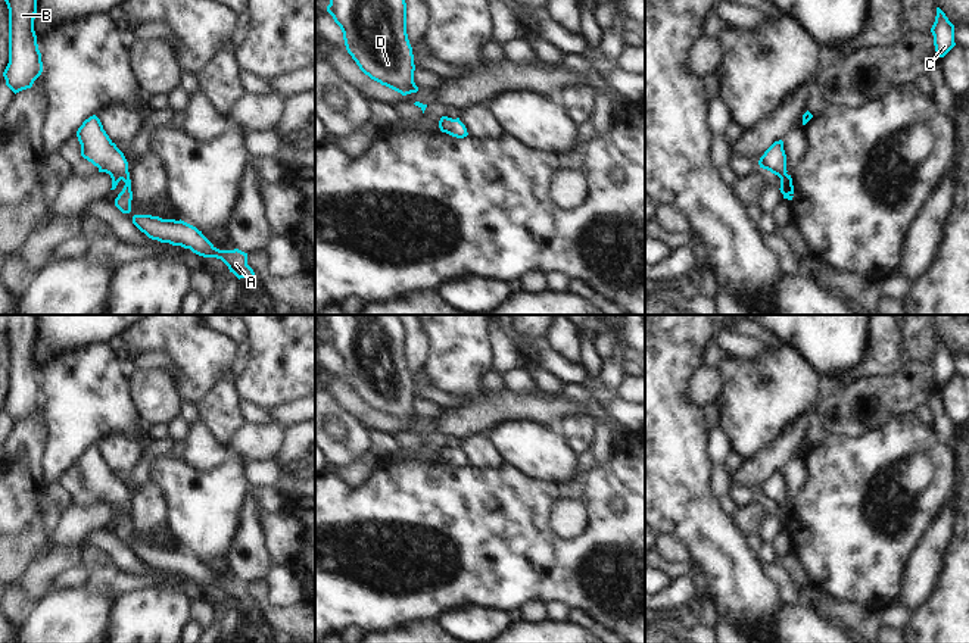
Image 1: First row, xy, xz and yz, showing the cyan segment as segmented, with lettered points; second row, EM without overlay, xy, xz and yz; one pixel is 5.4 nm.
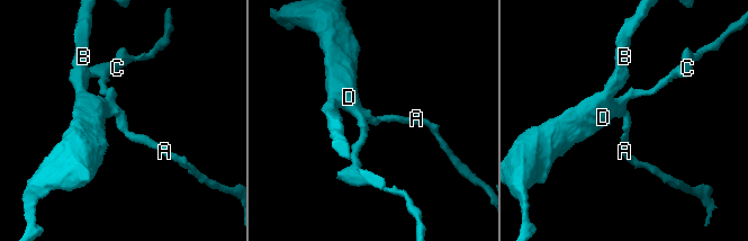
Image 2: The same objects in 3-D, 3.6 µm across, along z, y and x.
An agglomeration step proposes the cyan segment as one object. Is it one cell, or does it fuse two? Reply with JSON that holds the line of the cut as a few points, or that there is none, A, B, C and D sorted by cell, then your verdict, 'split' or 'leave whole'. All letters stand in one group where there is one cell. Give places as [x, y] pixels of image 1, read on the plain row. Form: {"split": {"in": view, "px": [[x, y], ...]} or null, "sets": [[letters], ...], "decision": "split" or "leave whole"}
{"split": null, "sets": [["A", "B", "C", "D"]], "decision": "leave whole"}

